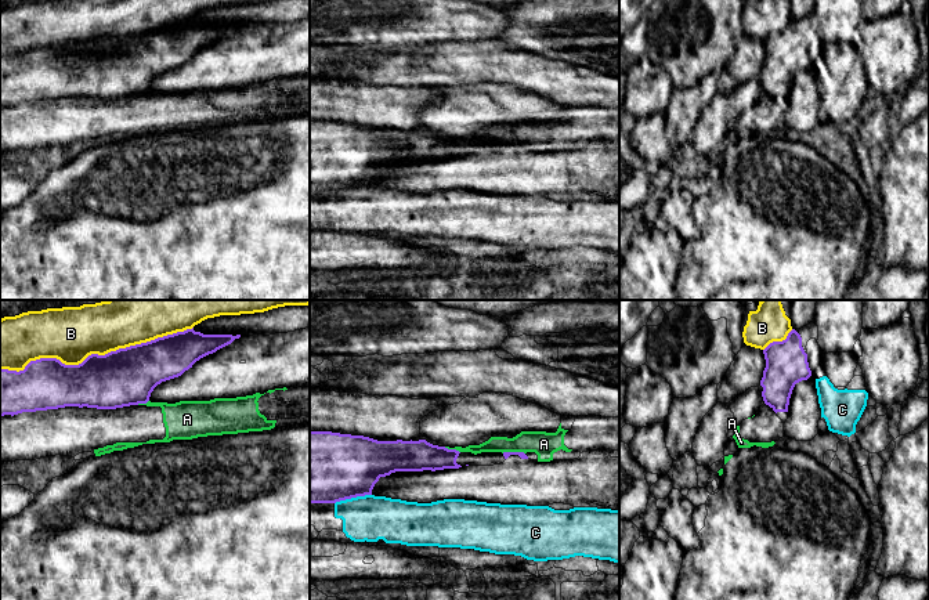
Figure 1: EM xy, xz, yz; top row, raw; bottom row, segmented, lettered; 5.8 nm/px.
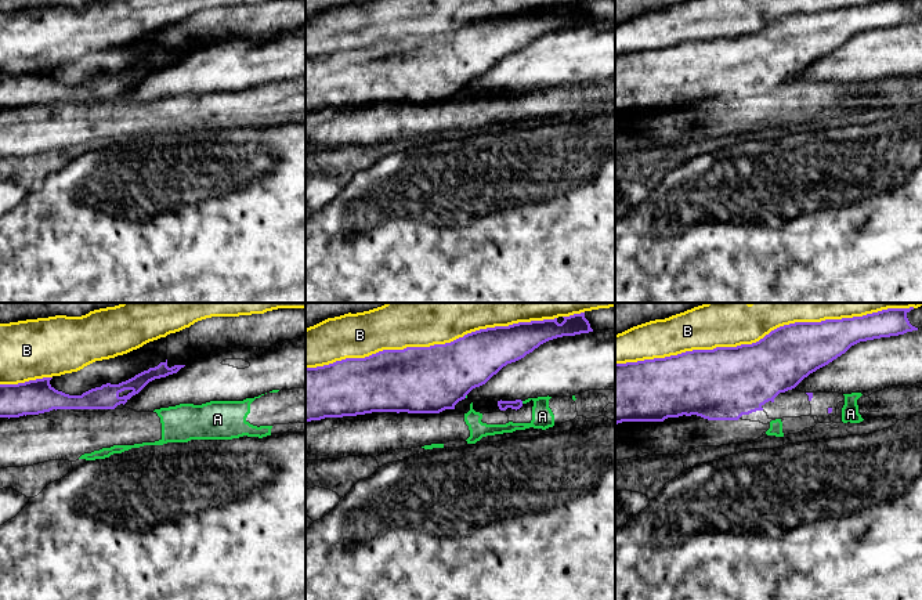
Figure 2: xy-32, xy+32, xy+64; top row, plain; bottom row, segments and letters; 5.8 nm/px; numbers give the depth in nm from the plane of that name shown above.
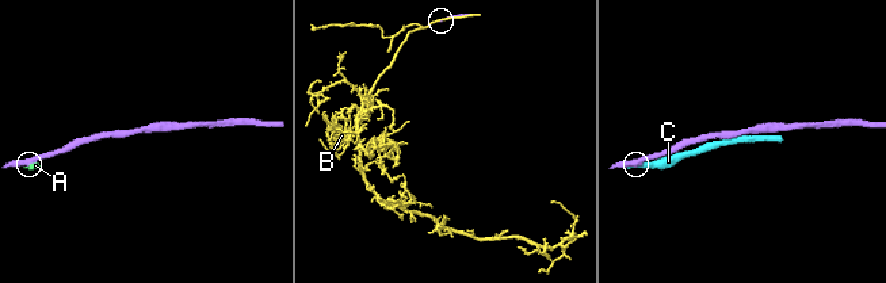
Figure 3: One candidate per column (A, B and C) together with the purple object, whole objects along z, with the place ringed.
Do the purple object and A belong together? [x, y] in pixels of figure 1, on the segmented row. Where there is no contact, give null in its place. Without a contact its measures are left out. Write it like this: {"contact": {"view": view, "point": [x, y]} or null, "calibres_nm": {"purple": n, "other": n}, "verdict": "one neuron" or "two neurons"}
{"contact": {"view": "xz", "point": [452, 450]}, "calibres_nm": {"purple": 180, "other": 90}, "verdict": "two neurons"}

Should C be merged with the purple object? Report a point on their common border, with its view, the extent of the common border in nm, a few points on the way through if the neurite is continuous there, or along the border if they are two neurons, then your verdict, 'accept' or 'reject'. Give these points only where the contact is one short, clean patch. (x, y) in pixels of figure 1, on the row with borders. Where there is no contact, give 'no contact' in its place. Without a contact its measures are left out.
meets purple in xz at (353, 497); contact 220 nm long; border along xz (371, 494), (340, 499), (335, 503); reject

